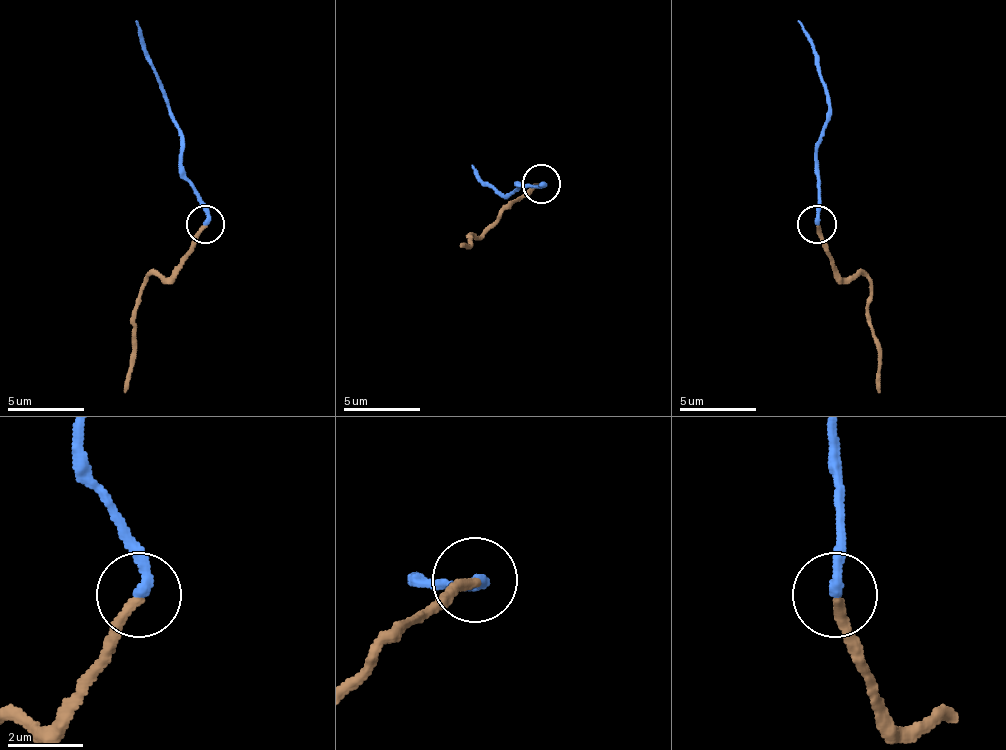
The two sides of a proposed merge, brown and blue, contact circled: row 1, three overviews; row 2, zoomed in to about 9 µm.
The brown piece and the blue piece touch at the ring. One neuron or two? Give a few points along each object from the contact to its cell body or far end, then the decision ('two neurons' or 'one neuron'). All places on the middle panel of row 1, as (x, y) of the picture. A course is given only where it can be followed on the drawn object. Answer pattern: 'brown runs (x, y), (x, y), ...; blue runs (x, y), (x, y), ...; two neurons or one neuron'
brown runs (542, 183), (504, 209), (480, 236), (461, 248); blue runs (542, 183), (538, 186), (519, 183), (507, 194), (500, 194), (480, 179), (473, 163); one neuron

